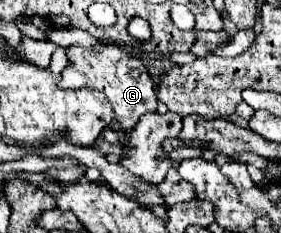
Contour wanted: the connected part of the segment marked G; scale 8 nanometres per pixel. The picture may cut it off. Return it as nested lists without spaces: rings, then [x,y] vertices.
[[[70,46],[68,48],[68,58],[74,62],[70,68],[62,72],[60,86],[78,90],[78,88],[94,88],[106,94],[114,108],[114,120],[120,124],[124,132],[130,132],[134,124],[138,122],[140,116],[146,112],[156,112],[156,92],[154,92],[154,82],[148,74],[148,68],[130,54],[130,50],[120,48],[120,46],[106,46],[100,54],[92,54],[90,50]]]

